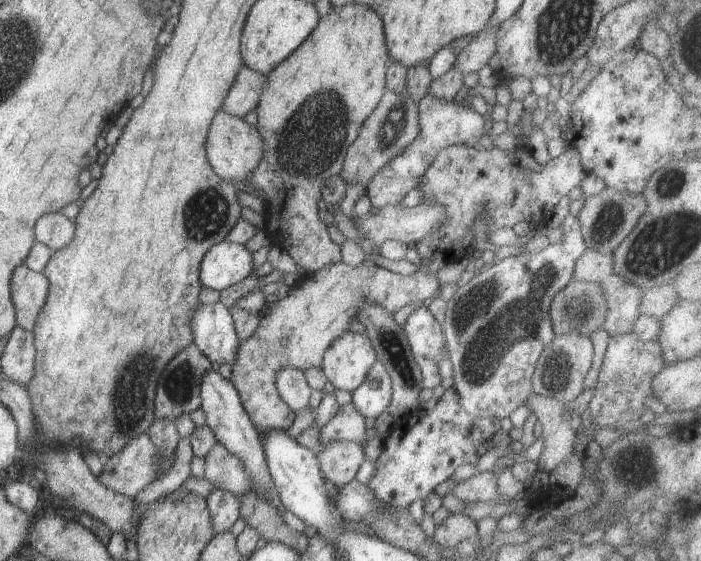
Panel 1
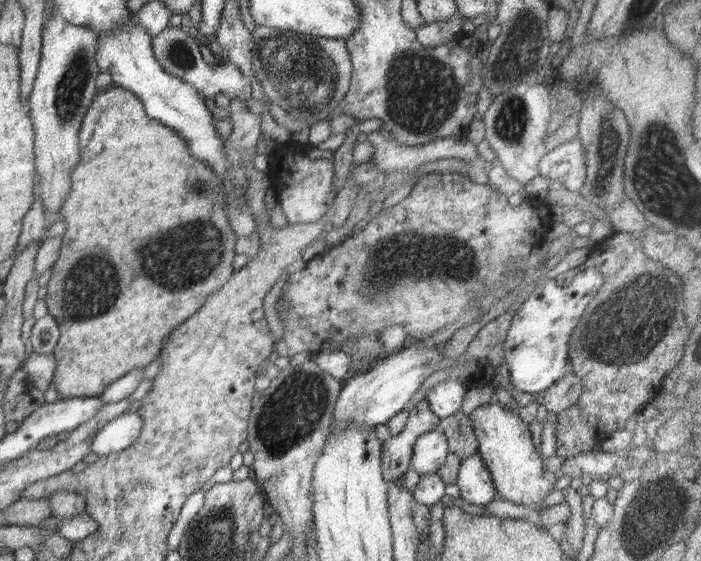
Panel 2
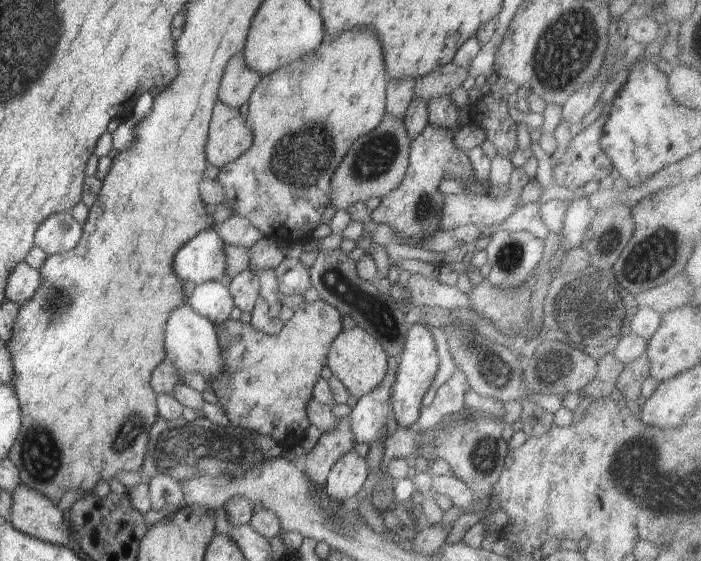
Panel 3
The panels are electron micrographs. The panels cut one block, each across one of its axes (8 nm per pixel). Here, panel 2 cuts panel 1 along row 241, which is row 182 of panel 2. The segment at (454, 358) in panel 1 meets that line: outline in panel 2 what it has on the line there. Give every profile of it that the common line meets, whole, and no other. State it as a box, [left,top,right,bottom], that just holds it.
[538,138,586,192]

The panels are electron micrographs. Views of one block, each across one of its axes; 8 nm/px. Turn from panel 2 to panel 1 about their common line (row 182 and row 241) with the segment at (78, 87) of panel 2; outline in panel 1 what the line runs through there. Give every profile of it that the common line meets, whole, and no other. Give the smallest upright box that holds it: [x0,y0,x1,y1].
[36,212,74,251]

